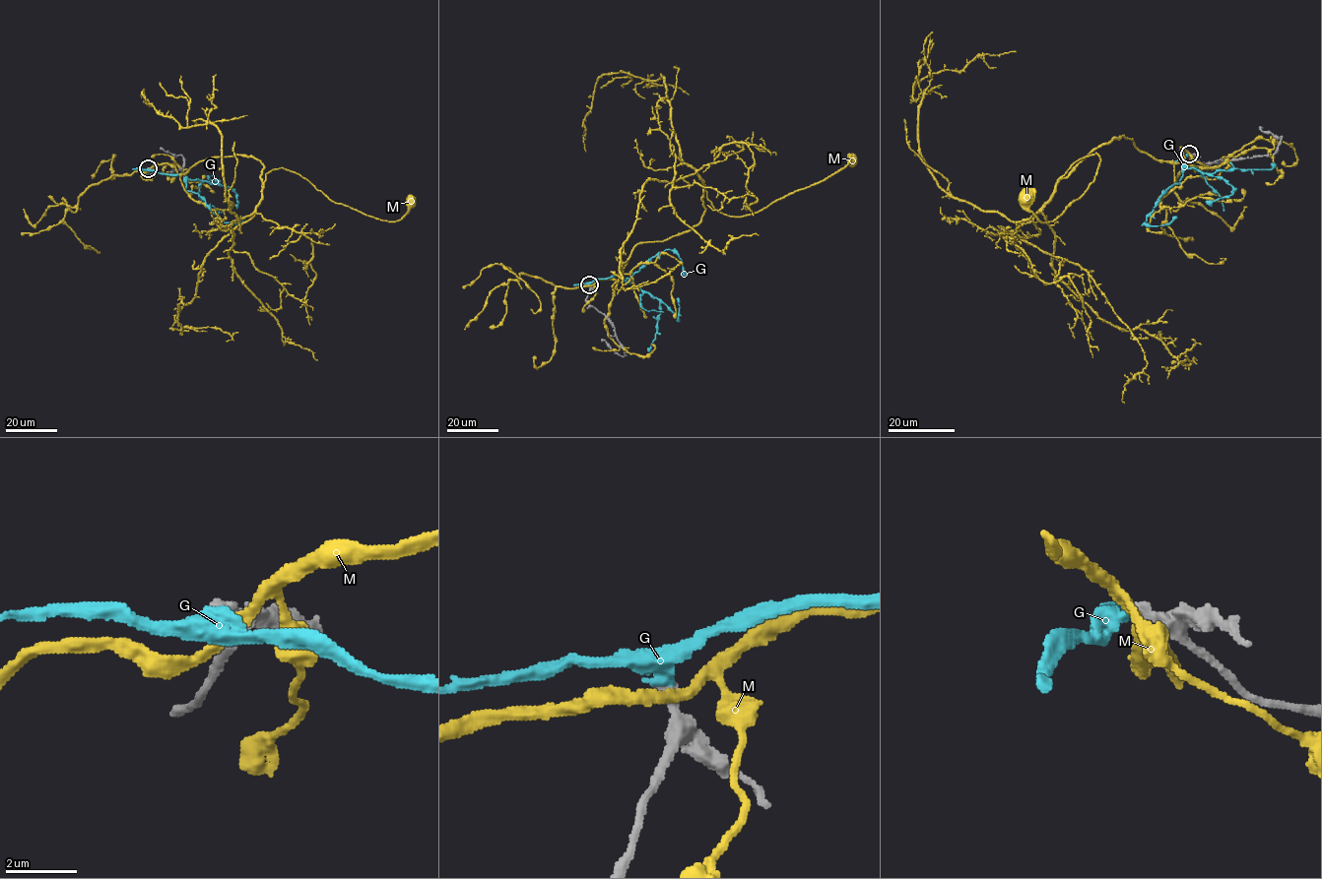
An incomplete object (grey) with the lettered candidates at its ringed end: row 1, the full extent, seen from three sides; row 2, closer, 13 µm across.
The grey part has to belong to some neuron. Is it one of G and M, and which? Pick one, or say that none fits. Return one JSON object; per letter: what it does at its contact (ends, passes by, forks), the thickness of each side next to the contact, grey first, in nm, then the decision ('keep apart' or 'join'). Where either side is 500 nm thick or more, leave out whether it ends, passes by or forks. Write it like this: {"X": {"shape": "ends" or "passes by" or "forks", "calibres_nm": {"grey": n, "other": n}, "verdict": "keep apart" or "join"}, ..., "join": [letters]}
{"G": {"shape": "passes by", "calibres_nm": {"grey": 360, "other": 440}, "verdict": "join"}, "M": {"shape": "passes by", "calibres_nm": {"grey": 420, "other": 280}, "verdict": "keep apart"}, "join": ["G"]}

